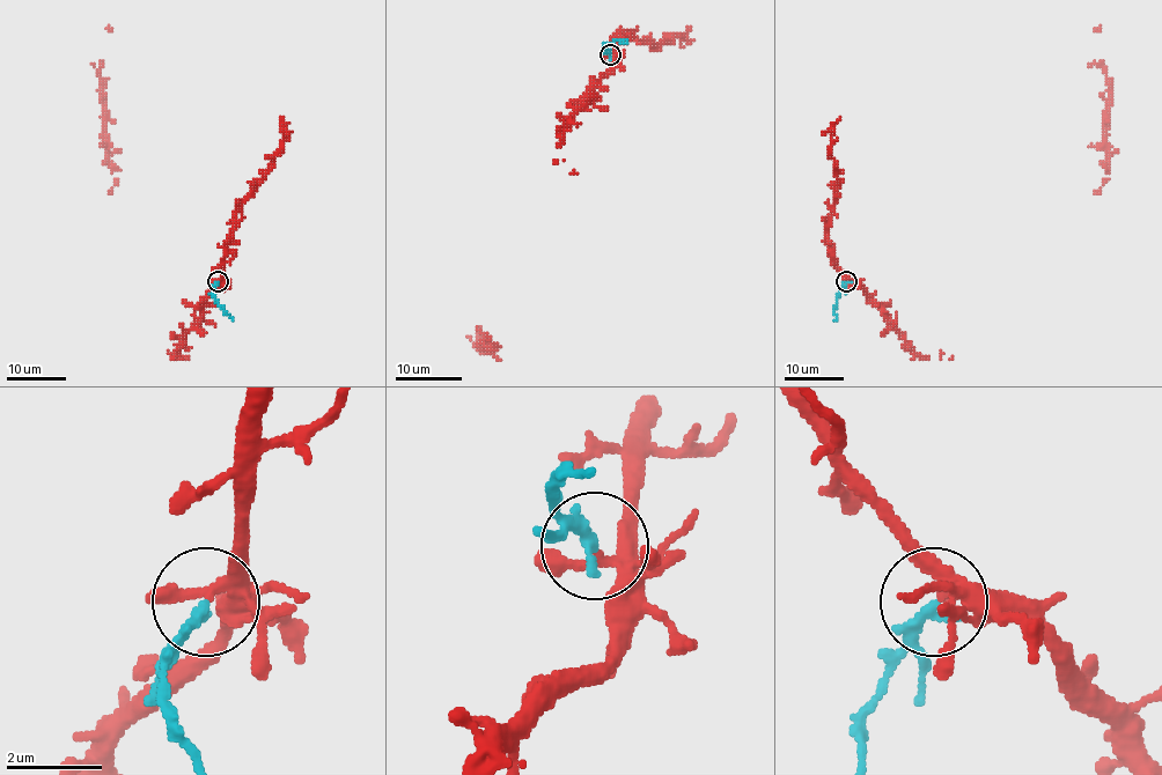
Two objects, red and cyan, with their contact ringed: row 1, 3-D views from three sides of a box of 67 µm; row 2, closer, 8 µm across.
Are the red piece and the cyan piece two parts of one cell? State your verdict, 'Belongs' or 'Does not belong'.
Does not belong

